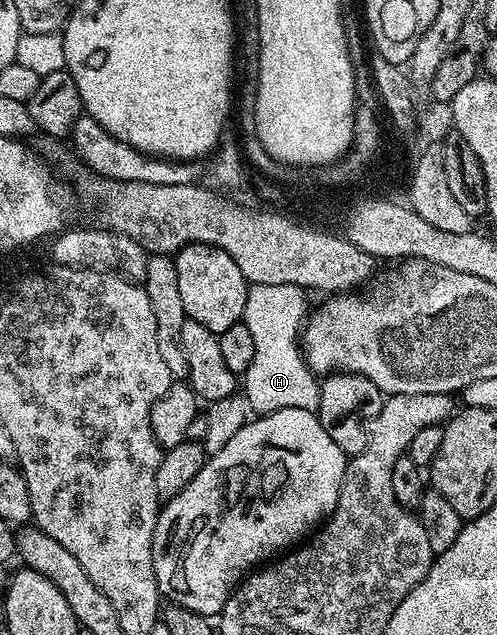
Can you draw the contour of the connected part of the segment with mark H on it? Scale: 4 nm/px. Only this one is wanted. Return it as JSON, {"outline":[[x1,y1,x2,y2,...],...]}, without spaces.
{"outline":[[260,283,247,288,241,324,246,325,252,334,252,339,256,343,256,355,252,358,252,367,248,367,244,375,244,396,255,414,265,415,281,409,317,410,322,387,319,378,306,366,300,344,304,318,308,313,306,297,308,297,307,290,288,283]]}

